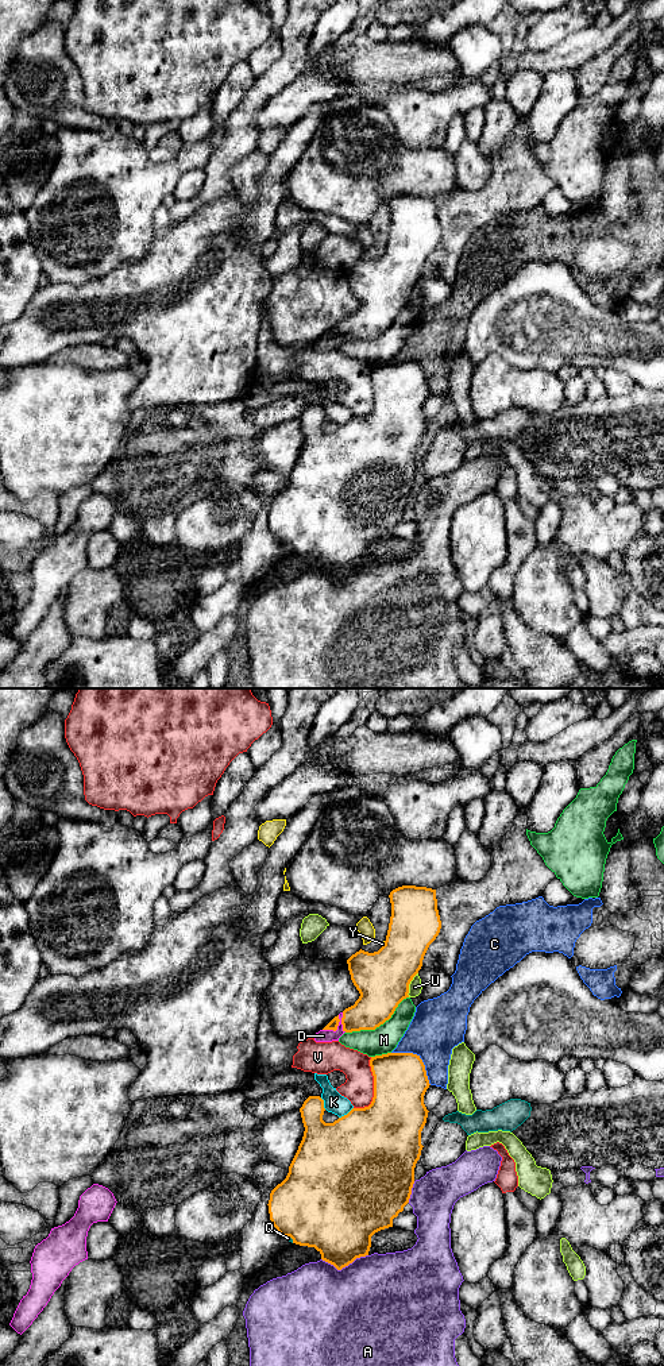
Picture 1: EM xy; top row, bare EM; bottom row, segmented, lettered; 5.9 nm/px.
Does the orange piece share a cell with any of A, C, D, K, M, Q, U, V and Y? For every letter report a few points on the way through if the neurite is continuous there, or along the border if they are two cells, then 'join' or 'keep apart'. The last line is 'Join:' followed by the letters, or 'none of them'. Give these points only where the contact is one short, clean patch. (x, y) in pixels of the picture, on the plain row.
A: keep apart
C: keep apart
D: join
K: keep apart
M: keep apart
Q: keep apart
U: keep apart
V: border along xy (371, 366), (373, 409), (367, 415), (354, 417); keep apart
Y: keep apart
Join: D

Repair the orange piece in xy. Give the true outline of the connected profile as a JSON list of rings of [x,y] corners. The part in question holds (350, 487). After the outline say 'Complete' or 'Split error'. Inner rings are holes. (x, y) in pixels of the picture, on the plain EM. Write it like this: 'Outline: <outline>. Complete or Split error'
Outline: [[[387,362],[371,366],[370,375],[374,385],[374,406],[368,416],[352,417],[333,432],[325,432],[324,409],[320,405],[309,405],[304,410],[300,417],[305,436],[302,449],[286,487],[271,499],[267,513],[270,529],[282,545],[290,545],[296,553],[314,556],[321,568],[337,579],[356,567],[368,564],[371,545],[393,536],[393,528],[409,512],[414,476],[424,456],[421,440],[429,421],[424,404],[431,393],[422,368],[413,362]]]. Complete

